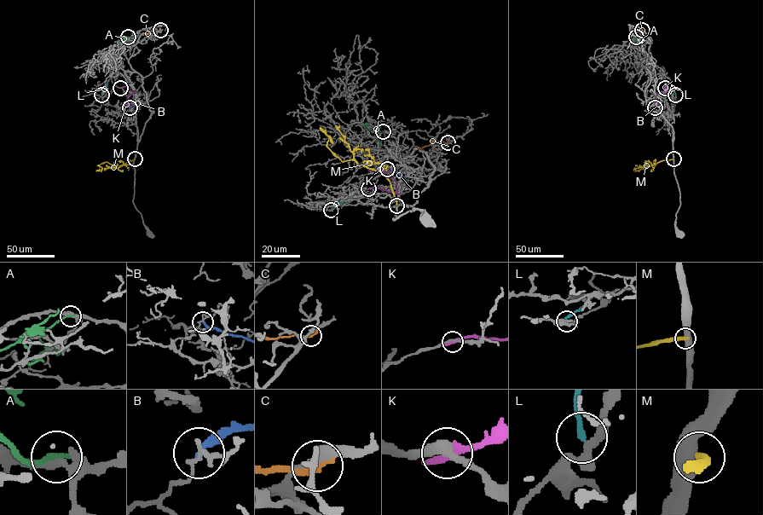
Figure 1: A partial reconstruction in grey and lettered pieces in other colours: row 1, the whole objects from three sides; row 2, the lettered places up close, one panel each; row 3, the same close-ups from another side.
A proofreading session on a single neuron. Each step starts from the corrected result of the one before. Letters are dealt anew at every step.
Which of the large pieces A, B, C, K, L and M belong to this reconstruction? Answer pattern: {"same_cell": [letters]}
{"same_cell": []}

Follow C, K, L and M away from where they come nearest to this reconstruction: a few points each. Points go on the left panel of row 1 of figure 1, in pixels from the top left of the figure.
C: (160, 30), (153, 30), (146, 35)
K: (120, 88), (127, 86), (135, 90), (126, 101), (129, 105), (133, 105)
L: (101, 95), (106, 81)
M: (135, 159), (118, 166), (105, 162), (100, 164), (101, 170), (96, 170)

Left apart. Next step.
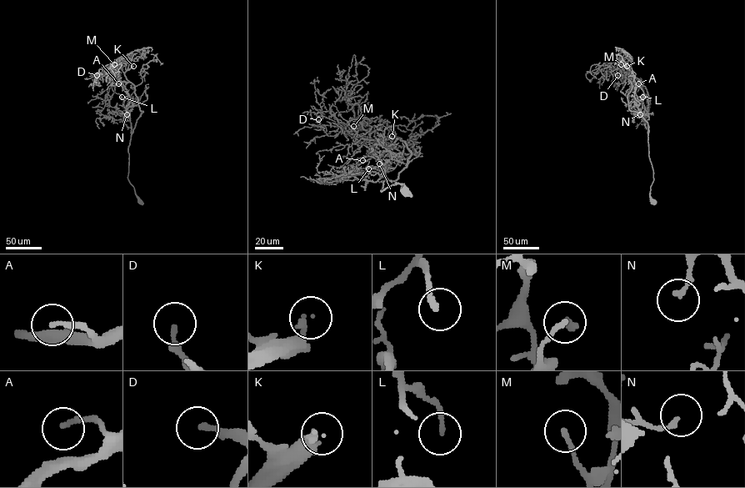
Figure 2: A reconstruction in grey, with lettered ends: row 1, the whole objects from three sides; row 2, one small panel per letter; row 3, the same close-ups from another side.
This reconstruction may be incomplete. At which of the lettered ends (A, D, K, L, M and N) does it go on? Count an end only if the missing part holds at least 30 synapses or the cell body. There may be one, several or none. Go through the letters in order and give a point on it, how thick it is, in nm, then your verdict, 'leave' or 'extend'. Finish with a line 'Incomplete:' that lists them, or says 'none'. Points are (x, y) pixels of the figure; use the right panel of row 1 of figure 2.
A: at (638, 83); 170 nm thick; leave
D: at (617, 75); 170 nm thick; leave
K: at (627, 66); 110 nm thick; extend
L: at (642, 97); 150 nm thick; leave
M: at (621, 64); 160 nm thick; leave
N: at (640, 114); 170 nm thick; leave
Incomplete: K

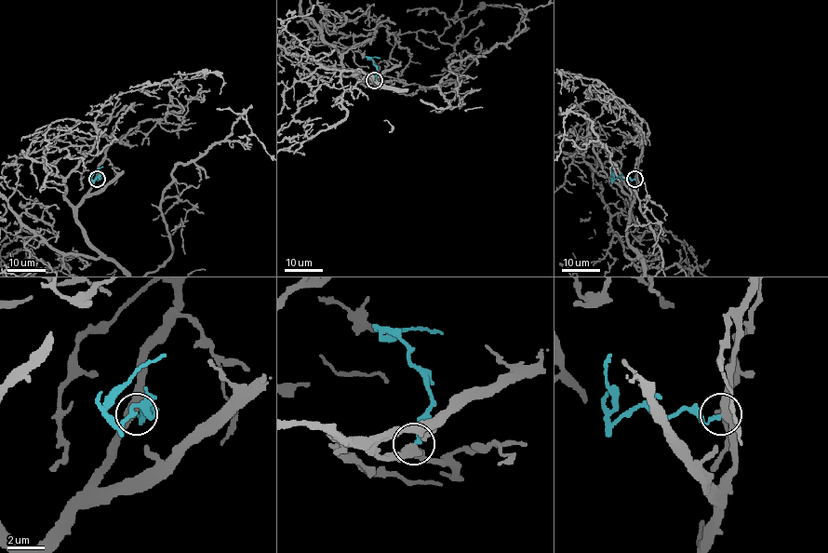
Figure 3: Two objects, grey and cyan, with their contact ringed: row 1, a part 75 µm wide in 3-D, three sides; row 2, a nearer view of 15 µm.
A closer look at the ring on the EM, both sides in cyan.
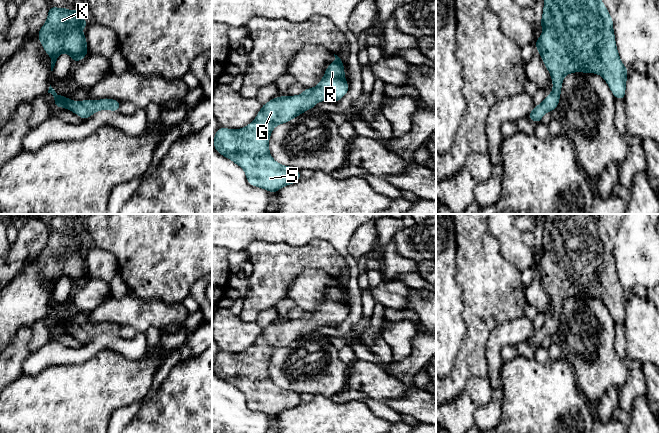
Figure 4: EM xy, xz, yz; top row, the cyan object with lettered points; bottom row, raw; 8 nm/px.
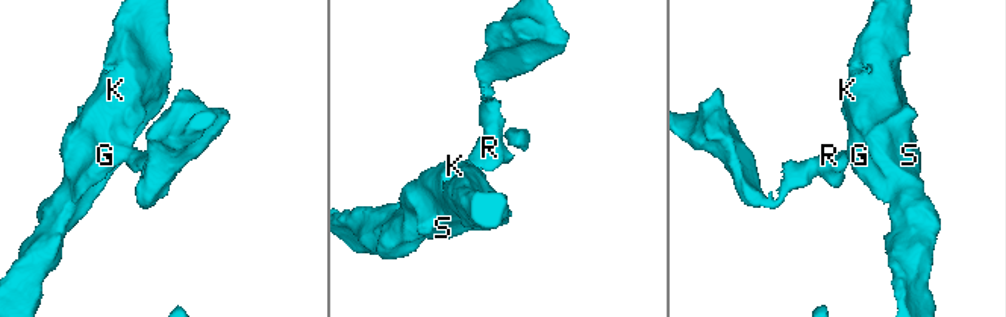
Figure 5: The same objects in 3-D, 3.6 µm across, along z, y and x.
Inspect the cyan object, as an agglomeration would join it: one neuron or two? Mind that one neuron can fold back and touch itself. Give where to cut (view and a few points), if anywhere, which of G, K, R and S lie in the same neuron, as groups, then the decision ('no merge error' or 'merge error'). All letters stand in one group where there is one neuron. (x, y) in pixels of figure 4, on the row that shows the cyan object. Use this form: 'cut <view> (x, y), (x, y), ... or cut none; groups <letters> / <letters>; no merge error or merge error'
cut none; groups G K R S; no merge error

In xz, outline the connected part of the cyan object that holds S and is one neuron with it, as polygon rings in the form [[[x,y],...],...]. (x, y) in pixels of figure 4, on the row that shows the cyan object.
[[[337,55],[335,61],[325,70],[325,75],[315,88],[304,88],[302,95],[278,96],[263,104],[256,118],[242,129],[219,127],[214,135],[214,149],[222,156],[240,166],[246,173],[247,182],[254,187],[276,193],[280,188],[294,184],[301,179],[300,170],[279,164],[269,152],[269,139],[273,129],[316,107],[317,101],[336,103],[343,98],[350,85],[345,80],[344,63]]]

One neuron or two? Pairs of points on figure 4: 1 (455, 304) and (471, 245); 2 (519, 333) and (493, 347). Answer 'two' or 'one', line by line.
1: two
2: one

